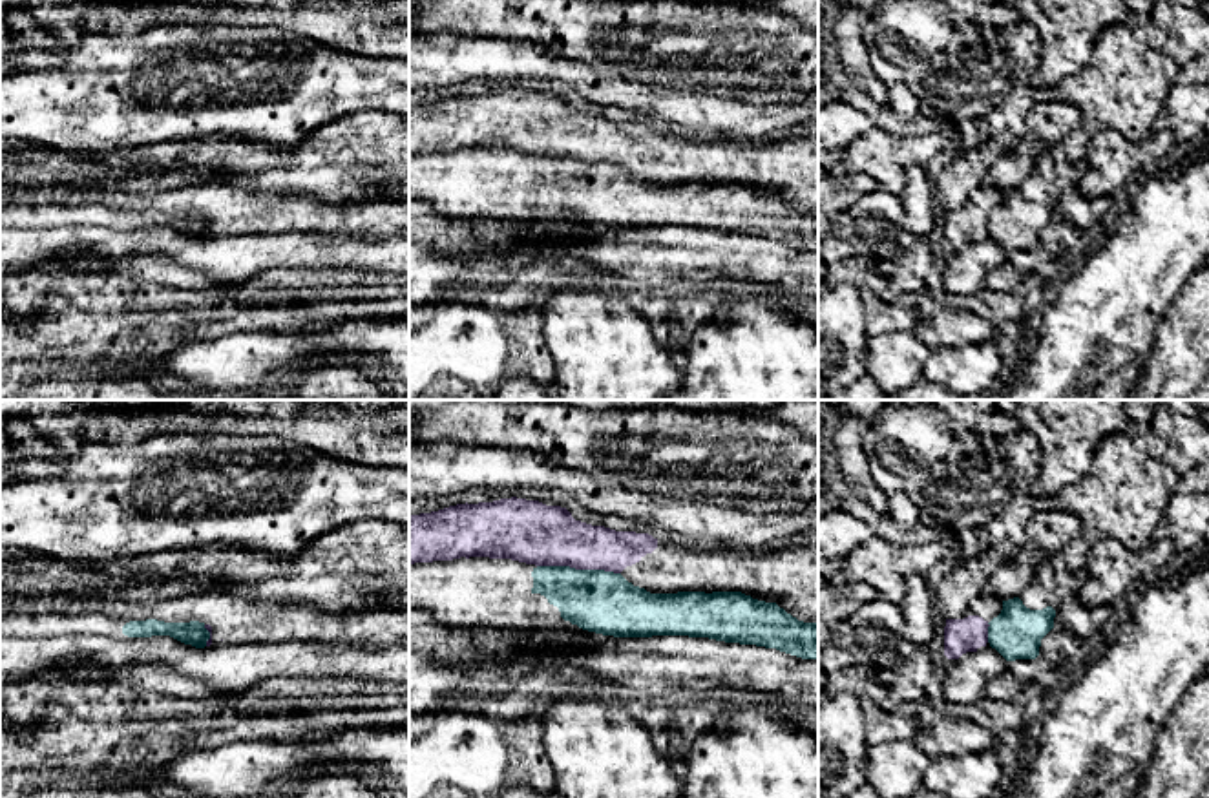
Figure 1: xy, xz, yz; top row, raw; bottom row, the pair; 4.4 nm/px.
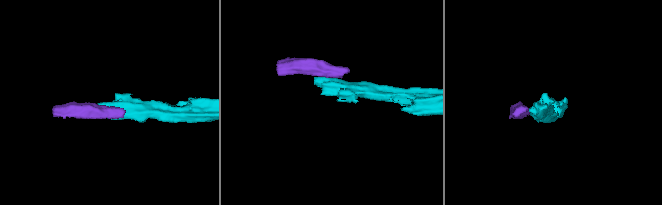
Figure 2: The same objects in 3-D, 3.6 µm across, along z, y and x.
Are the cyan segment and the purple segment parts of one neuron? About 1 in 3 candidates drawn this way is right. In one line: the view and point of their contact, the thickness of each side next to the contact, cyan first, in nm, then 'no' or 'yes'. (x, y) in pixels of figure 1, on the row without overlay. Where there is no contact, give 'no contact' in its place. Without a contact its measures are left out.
xz (579, 161) | 280/280 nm | no

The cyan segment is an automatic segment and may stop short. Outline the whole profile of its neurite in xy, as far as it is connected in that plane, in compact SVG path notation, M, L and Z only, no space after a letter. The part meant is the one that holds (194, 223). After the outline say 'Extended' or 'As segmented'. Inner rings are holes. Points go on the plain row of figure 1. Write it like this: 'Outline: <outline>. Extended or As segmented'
Outline: M89 203L79 206L62 205L5 205L0 206L0 228L55 228L64 225L97 225L113 230L170 226L184 236L205 239L210 223L205 214L164 214L157 210L128 212Z. Extended

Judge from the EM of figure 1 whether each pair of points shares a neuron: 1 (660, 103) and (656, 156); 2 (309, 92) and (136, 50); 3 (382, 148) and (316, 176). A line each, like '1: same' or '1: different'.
1: different
2: same
3: same

